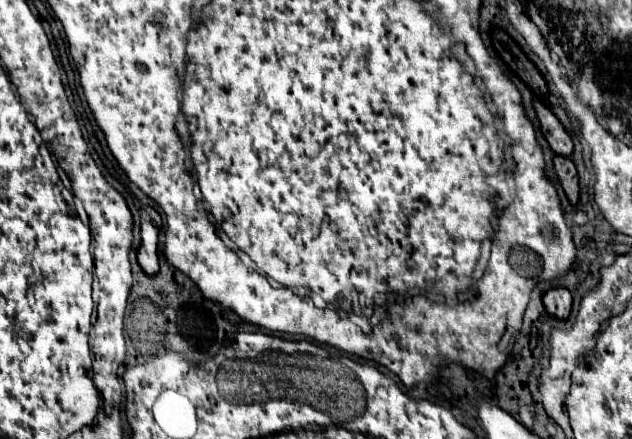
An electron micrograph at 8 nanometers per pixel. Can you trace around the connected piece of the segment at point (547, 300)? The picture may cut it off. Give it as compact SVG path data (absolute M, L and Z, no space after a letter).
M565 288L549 290L543 296L543 304L545 304L545 310L549 312L549 316L553 316L557 320L567 320L569 312L571 312L571 292Z

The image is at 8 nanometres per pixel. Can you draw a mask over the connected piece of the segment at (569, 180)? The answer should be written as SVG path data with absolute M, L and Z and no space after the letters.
M555 156L553 164L555 164L555 172L559 176L559 182L561 182L569 202L577 204L579 202L579 180L577 180L575 164L569 158L561 158L561 156Z

